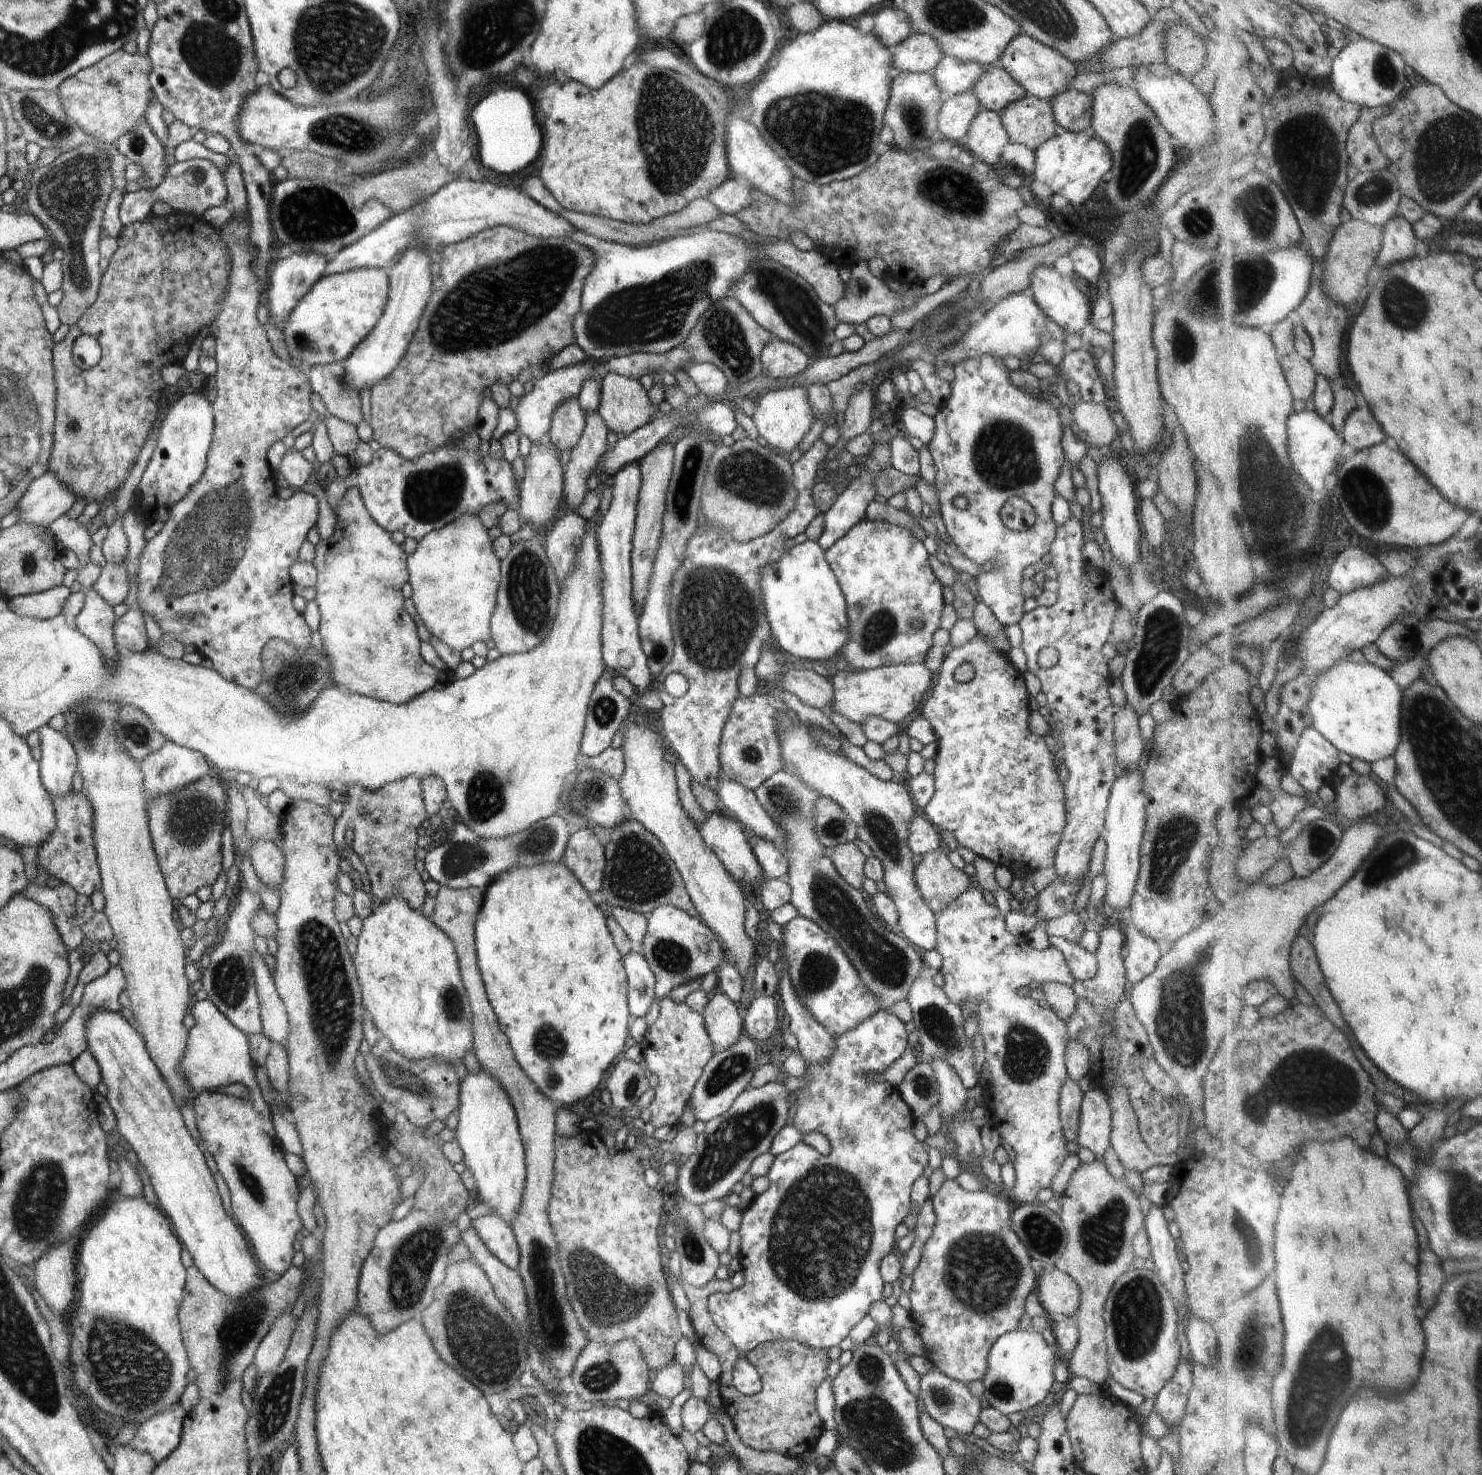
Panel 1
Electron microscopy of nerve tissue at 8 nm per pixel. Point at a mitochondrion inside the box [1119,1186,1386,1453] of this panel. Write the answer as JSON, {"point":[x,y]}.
{"point":[1233,1218]}

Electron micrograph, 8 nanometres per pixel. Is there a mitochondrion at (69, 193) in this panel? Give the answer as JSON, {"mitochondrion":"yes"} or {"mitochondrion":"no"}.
{"mitochondrion":"yes"}

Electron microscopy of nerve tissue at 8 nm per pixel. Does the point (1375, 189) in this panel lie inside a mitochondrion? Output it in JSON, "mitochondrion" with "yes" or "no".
{"mitochondrion":"yes"}

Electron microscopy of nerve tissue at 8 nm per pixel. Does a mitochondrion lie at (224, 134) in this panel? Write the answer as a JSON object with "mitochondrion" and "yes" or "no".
{"mitochondrion":"no"}

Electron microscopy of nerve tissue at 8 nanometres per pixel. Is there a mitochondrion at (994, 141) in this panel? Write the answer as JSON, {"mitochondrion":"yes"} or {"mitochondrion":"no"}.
{"mitochondrion":"no"}

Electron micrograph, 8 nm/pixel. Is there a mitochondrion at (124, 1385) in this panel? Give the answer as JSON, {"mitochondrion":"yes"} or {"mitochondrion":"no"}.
{"mitochondrion":"yes"}

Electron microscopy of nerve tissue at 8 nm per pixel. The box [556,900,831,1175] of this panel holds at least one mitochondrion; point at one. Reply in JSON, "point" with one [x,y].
{"point":[737,1064]}

